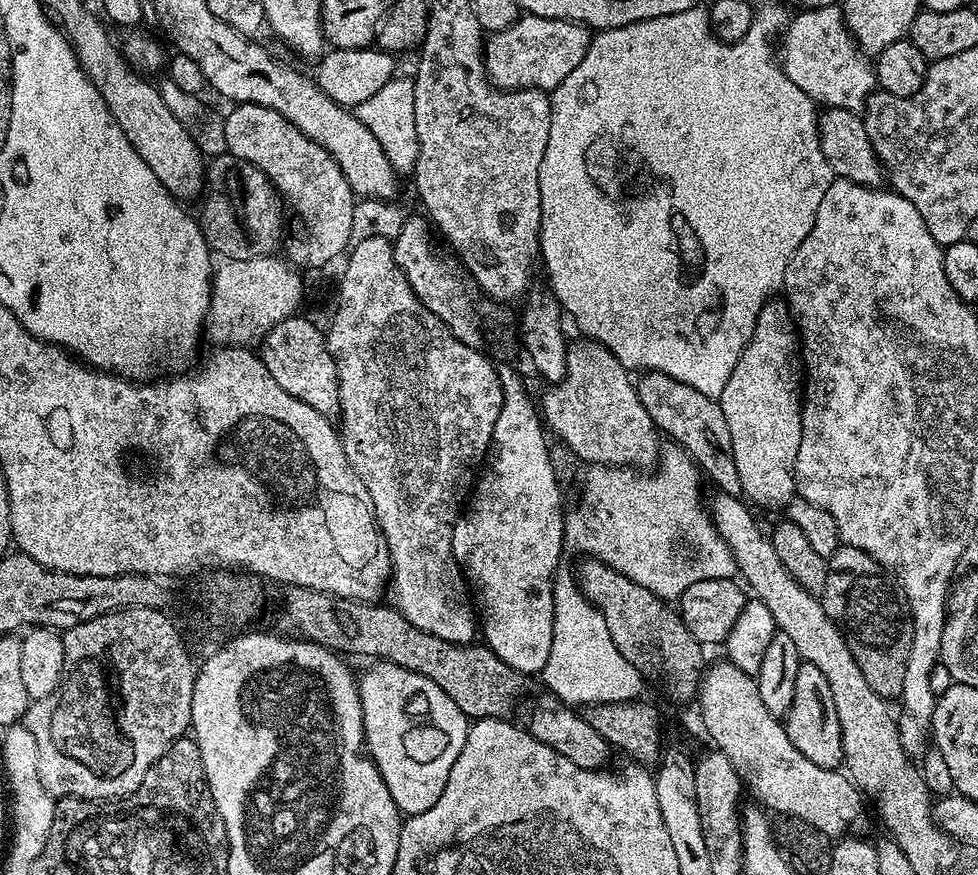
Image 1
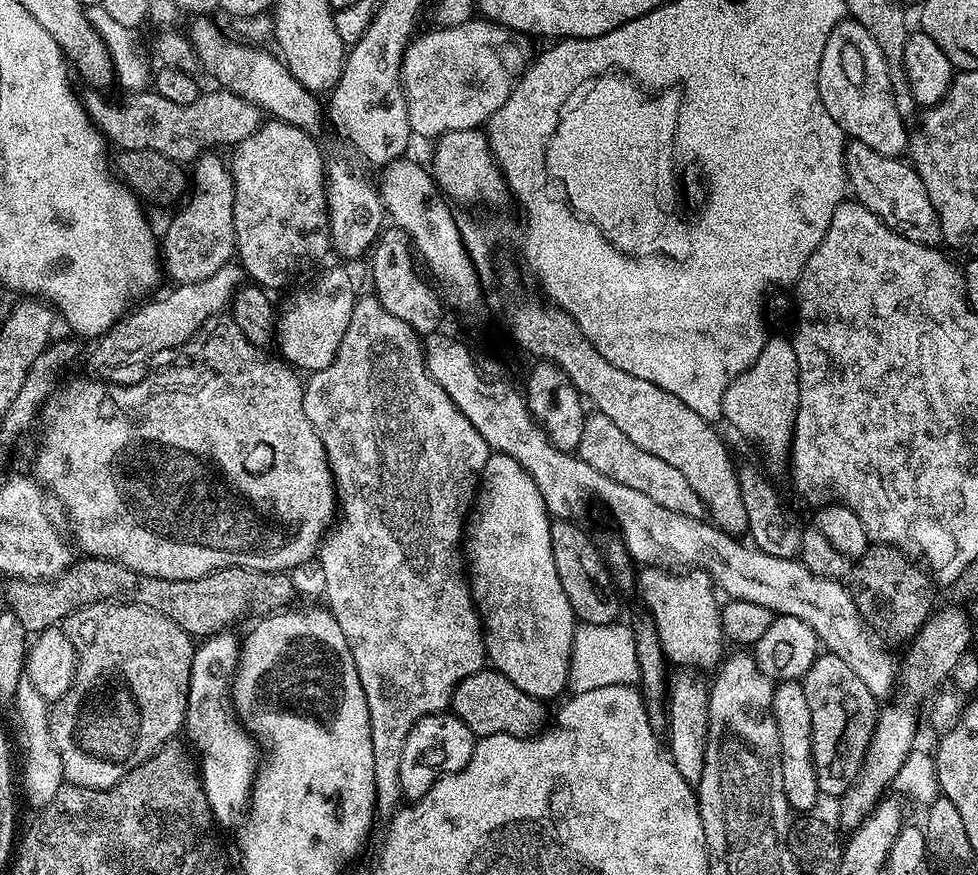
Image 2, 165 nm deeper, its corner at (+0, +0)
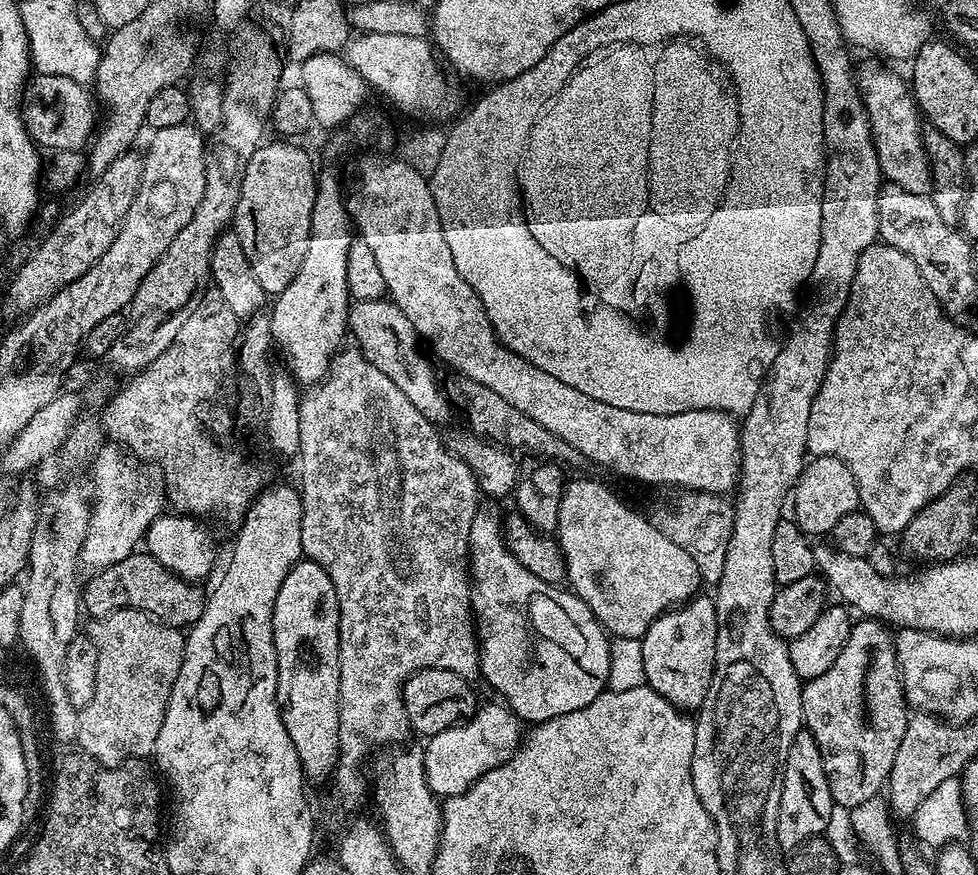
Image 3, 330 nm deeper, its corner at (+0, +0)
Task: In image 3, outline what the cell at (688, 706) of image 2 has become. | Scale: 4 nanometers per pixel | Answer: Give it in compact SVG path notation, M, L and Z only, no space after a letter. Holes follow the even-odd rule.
M697 594L671 612L661 614L639 639L648 687L681 710L698 710L703 706L716 669L718 614L715 599L704 595Z

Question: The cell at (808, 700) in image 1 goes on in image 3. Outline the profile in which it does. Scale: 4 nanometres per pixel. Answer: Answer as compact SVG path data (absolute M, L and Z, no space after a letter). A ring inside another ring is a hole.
M871 618L857 619L846 638L846 646L842 646L842 654L834 658L834 666L830 666L826 674L818 674L818 678L803 685L802 710L807 731L811 732L814 742L818 742L818 750L822 754L833 805L852 809L881 795L910 719L910 705L904 698L904 684L900 681L896 646L889 625Z

